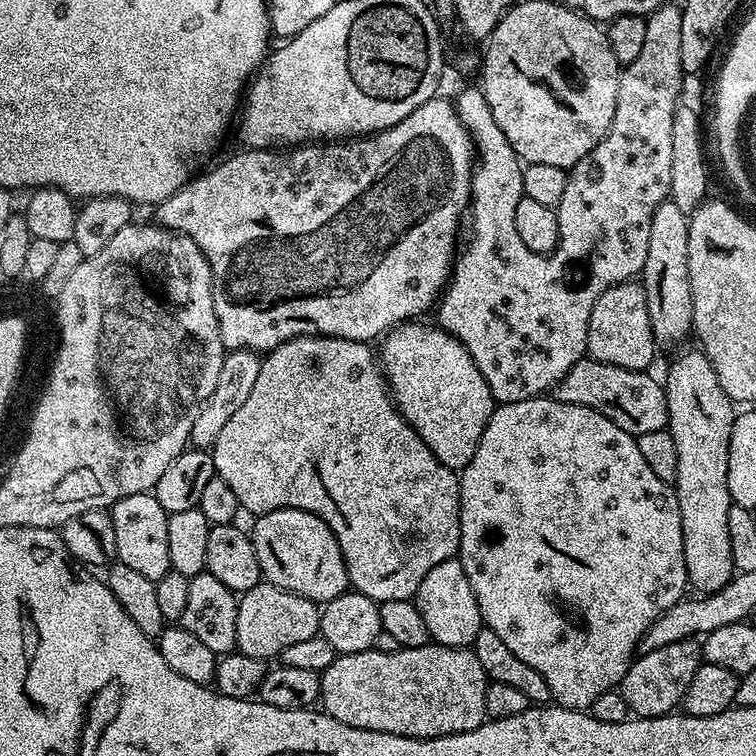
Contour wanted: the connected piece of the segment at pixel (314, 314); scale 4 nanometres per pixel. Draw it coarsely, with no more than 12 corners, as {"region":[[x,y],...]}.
{"region":[[451,99],[250,148],[155,209],[225,349],[383,337],[458,255]]}

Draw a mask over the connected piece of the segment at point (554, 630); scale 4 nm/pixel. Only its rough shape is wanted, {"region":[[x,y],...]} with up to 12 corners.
{"region":[[547,395],[459,473],[483,627],[559,707],[685,599],[636,437]]}

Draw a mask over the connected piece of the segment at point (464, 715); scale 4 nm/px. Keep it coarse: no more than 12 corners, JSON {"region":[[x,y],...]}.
{"region":[[471,648],[337,655],[319,703],[358,730],[474,730],[490,681]]}

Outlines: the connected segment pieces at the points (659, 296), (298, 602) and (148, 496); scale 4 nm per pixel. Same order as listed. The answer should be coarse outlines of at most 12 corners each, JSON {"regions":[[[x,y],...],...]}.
{"regions":[[[689,217],[650,222],[642,283],[660,346],[693,331]],[[261,582],[239,597],[237,649],[271,661],[318,635],[321,605]],[[152,492],[112,505],[119,563],[155,581],[172,571],[170,513]]]}

